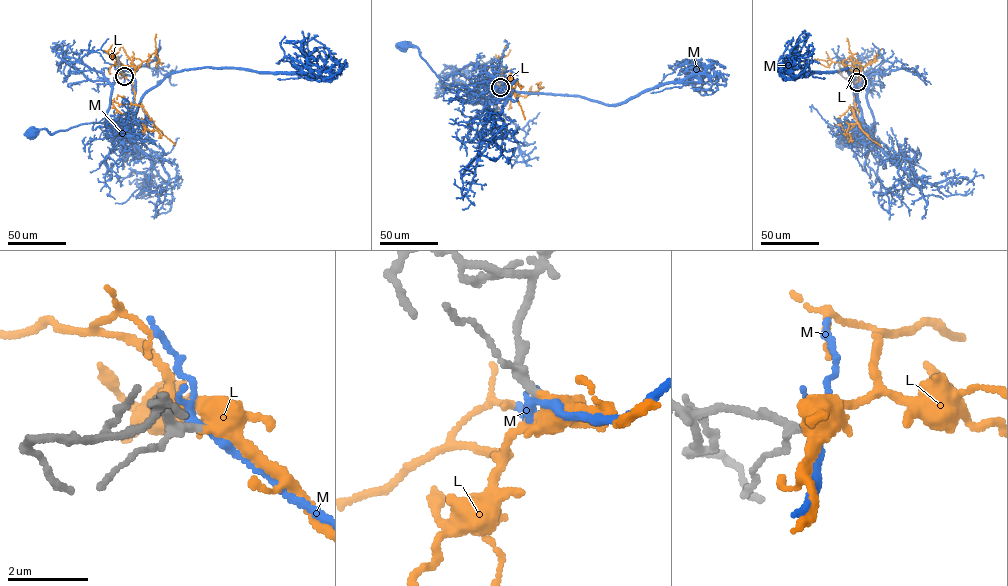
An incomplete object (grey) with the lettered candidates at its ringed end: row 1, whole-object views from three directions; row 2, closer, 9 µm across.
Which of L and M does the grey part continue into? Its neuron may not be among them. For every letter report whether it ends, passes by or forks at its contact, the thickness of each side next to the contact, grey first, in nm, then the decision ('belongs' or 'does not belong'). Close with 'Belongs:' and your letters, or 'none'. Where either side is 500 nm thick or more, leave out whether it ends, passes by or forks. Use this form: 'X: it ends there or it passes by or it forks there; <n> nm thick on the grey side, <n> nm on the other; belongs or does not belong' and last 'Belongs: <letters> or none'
L: it forks there; 170 nm thick on the grey side, 320 nm on the other; belongs
M: it forks there; 170 nm thick on the grey side, 160 nm on the other; does not belong
Belongs: L

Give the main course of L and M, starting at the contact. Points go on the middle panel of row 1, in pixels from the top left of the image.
L: (500, 87), (505, 85), (508, 92), (512, 93), (511, 88), (499, 88), (497, 63), (504, 47)
M: (500, 87), (485, 97), (466, 94), (446, 84), (417, 47), (405, 46)

